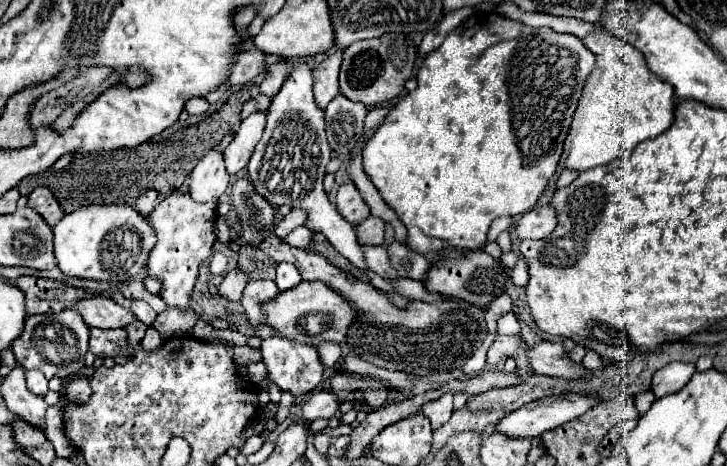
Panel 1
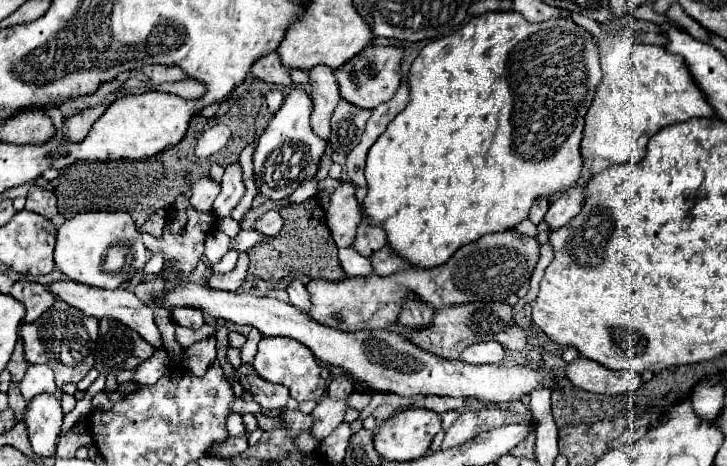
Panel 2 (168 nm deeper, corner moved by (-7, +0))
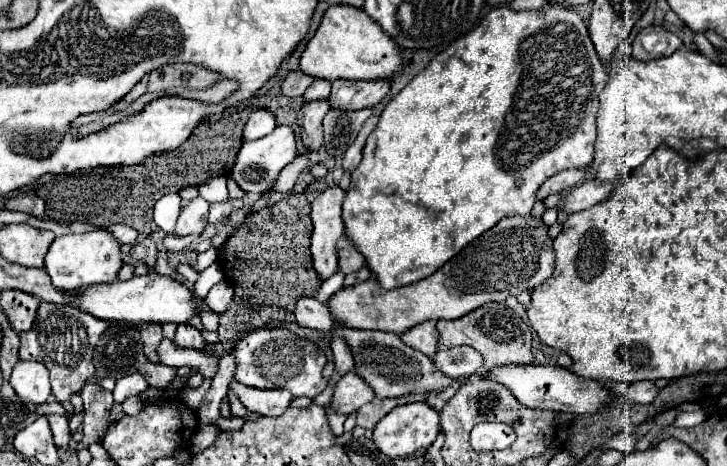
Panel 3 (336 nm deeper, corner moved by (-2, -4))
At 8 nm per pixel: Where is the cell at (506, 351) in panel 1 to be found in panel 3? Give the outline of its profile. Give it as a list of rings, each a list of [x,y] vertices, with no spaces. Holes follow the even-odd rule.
[[[453,347],[435,353],[435,363],[439,369],[451,377],[469,377],[483,365],[483,355],[473,347]]]

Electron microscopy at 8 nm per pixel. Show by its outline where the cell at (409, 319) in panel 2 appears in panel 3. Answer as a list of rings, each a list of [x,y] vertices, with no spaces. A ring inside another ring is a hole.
[[[423,321],[409,331],[401,333],[401,339],[405,345],[433,357],[437,353],[437,341],[439,341],[439,331],[435,321]]]

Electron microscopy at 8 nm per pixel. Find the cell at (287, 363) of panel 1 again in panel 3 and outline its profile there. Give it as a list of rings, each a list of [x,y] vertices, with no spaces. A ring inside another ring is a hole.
[[[257,329],[247,333],[233,349],[237,359],[235,379],[243,385],[257,389],[287,389],[293,397],[315,397],[327,387],[321,375],[325,355],[315,343],[309,343],[287,329]]]

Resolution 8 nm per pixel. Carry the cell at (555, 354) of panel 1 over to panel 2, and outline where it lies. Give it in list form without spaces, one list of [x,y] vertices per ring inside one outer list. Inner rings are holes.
[[[578,357],[576,361],[568,363],[566,377],[584,391],[606,395],[634,393],[644,385],[642,377],[632,371],[610,371],[586,357]]]

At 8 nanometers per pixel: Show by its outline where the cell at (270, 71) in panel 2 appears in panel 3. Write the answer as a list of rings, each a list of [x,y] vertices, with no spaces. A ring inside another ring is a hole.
[[[291,71],[281,83],[281,91],[287,97],[299,97],[311,85],[311,81],[313,81],[313,77],[303,75],[301,71]]]

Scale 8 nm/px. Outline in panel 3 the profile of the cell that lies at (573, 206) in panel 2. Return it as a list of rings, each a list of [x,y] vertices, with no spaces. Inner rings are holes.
[[[595,179],[585,181],[585,183],[581,183],[579,187],[571,189],[571,191],[565,195],[561,211],[567,213],[567,215],[571,215],[571,213],[575,213],[575,211],[589,209],[589,207],[593,207],[595,203],[607,199],[607,195],[611,193],[611,187],[613,187],[611,181],[605,181],[605,183],[603,183],[603,181],[595,181]]]

